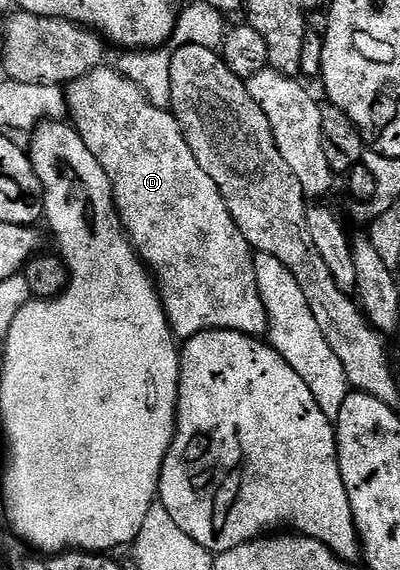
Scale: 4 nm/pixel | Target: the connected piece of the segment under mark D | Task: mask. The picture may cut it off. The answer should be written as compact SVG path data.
M109 68L92 69L87 71L87 75L69 82L65 89L67 113L70 118L73 116L71 124L83 139L83 143L87 143L87 151L91 151L91 155L95 155L95 159L99 159L99 167L103 167L107 179L113 184L113 202L117 205L117 213L121 217L121 223L124 225L126 233L129 234L134 249L137 250L137 256L145 262L155 278L157 291L161 294L161 305L165 308L169 326L173 328L174 338L188 339L212 329L230 329L256 338L268 334L269 316L263 307L263 299L259 295L259 287L255 279L254 250L249 248L247 239L243 239L243 231L239 231L235 219L231 219L231 211L227 211L227 203L223 203L223 195L219 195L219 187L215 183L215 179L211 179L211 175L207 175L207 171L203 171L203 167L199 167L191 147L187 147L187 139L181 134L179 123L174 119L172 112L151 103L139 86L128 81L116 68Z

